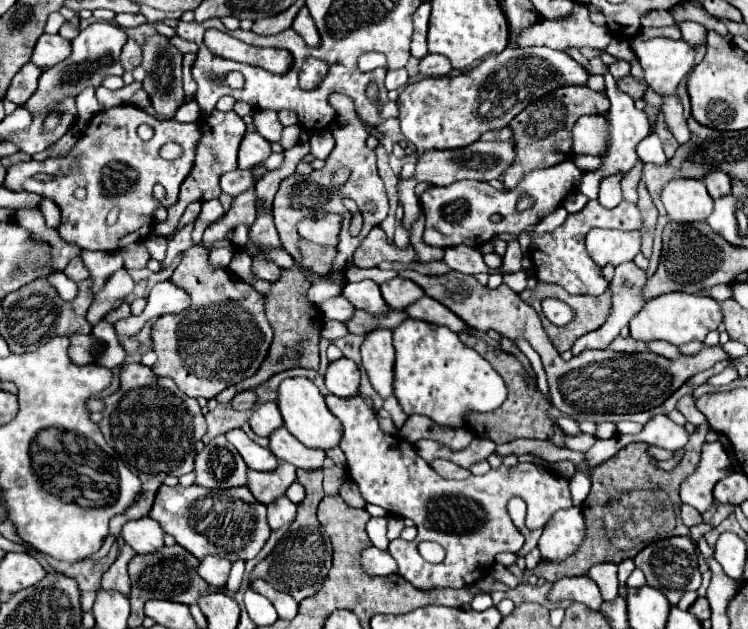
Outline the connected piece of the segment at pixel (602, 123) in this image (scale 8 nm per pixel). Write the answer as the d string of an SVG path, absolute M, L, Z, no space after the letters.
M588 115L576 121L572 131L572 153L574 155L602 155L608 141L608 123L602 115Z

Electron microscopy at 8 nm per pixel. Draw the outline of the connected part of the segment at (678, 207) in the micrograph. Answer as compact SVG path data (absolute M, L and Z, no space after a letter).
M674 179L662 189L662 203L674 221L706 221L714 209L700 179Z

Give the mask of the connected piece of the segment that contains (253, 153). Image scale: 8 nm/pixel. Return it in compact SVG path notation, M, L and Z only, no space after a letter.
M246 131L240 151L238 151L238 167L252 169L256 163L268 159L268 141L258 131Z

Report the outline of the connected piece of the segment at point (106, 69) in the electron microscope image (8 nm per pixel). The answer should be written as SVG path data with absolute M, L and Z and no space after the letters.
M98 21L92 23L90 27L86 27L84 31L80 31L80 39L76 37L72 41L72 55L60 63L54 65L52 69L46 69L40 77L40 85L36 89L36 93L28 99L26 107L30 109L32 115L40 113L40 109L44 109L44 105L48 105L48 101L60 101L60 97L76 97L80 91L84 91L88 85L100 87L102 77L104 75L118 75L118 63L120 63L120 51L126 43L126 33L106 21Z

